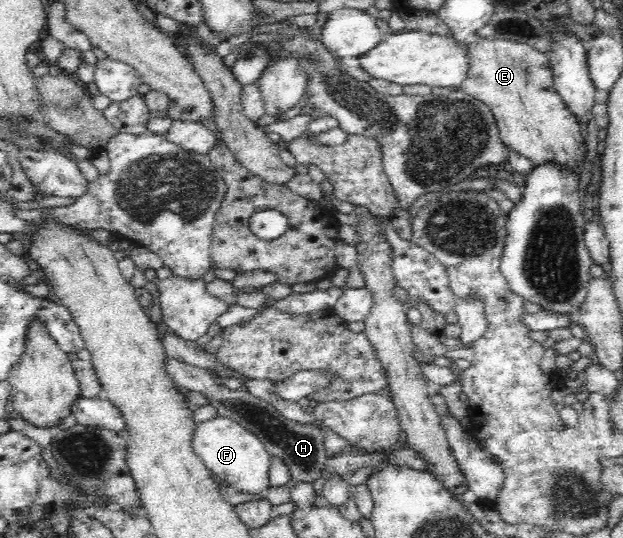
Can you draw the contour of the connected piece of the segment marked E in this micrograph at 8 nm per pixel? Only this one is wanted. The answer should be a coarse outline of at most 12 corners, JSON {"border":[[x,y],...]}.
{"border":[[472,35],[460,88],[534,167],[583,175],[548,53]]}

